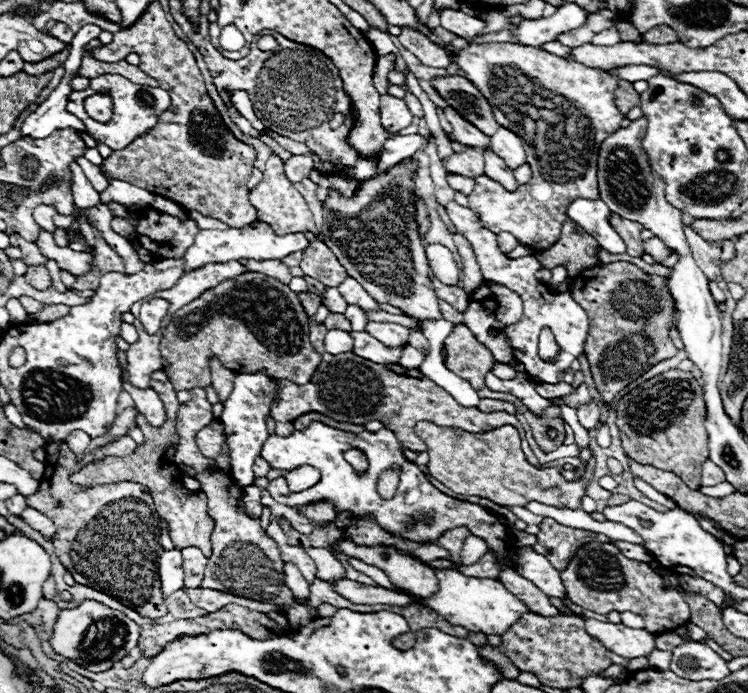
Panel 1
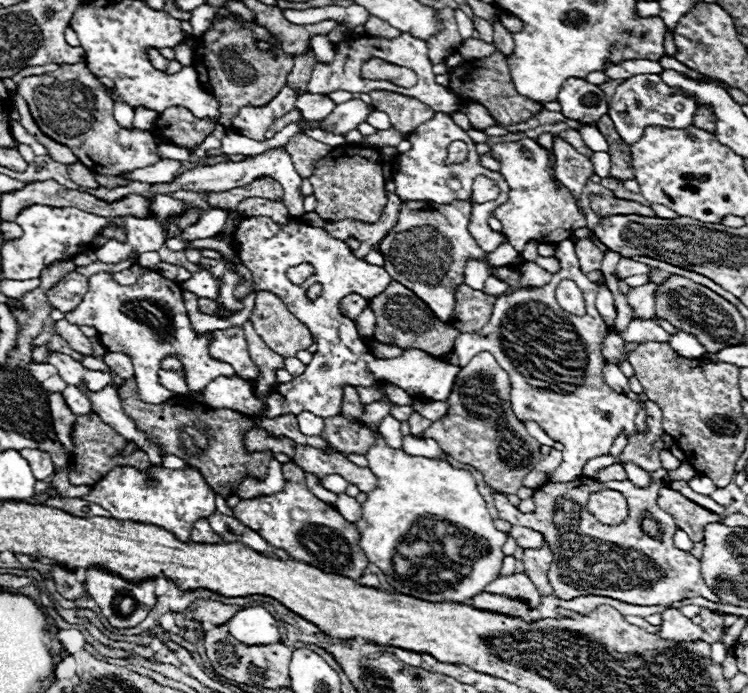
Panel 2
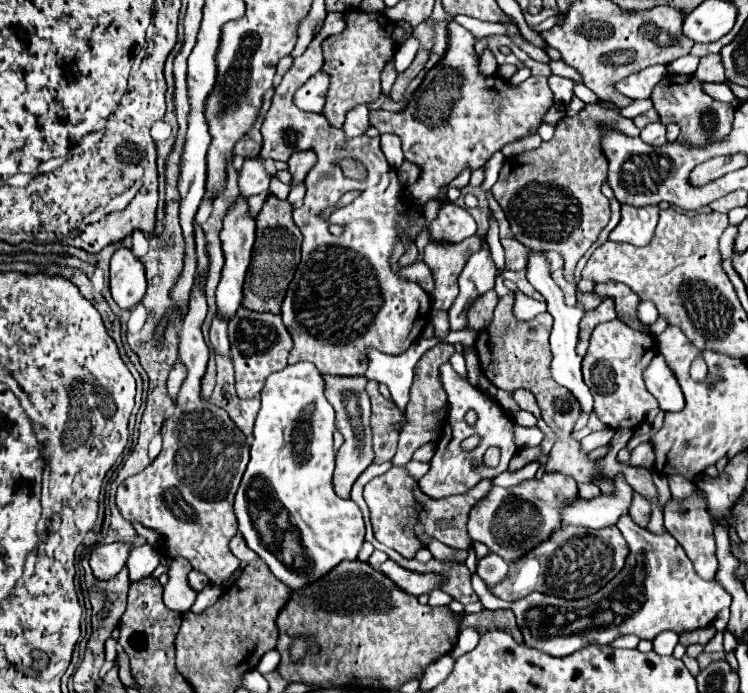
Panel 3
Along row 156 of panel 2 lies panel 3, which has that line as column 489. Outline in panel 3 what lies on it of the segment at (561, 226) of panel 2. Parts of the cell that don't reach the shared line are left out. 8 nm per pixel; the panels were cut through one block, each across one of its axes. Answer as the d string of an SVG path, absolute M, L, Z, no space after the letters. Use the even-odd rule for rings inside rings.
M544 474L540 480L532 478L514 488L494 486L490 494L478 502L468 520L468 534L472 540L478 540L490 548L492 554L498 554L506 562L514 562L530 548L536 548L542 540L548 540L552 532L560 526L560 512L570 502L576 500L576 480L564 474Z

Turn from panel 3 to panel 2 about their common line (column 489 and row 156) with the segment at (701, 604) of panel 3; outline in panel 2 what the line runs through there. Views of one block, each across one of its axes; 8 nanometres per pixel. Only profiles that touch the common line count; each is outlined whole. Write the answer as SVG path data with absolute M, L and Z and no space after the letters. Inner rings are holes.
M594 152L590 156L590 162L594 166L594 172L600 176L600 178L606 178L610 174L610 156L606 152Z

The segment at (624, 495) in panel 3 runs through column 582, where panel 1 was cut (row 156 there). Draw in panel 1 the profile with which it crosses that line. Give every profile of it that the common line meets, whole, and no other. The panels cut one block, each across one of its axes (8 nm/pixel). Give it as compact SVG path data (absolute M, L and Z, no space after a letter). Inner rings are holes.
M498 128L498 132L492 134L490 138L492 138L492 144L490 144L492 150L496 150L496 154L500 154L500 158L506 162L506 166L510 170L516 170L518 166L526 164L526 152L522 148L524 140L518 134Z

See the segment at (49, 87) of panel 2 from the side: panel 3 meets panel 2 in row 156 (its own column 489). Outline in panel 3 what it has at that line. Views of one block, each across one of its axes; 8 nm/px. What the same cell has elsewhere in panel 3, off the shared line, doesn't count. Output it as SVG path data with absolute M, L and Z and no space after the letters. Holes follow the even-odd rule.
M450 22L448 30L450 46L444 60L438 68L428 72L422 90L414 94L408 106L398 114L370 112L372 126L380 134L396 134L402 140L406 160L422 170L418 182L406 188L412 204L426 204L430 198L438 198L446 204L444 188L448 182L466 168L476 170L484 166L490 156L506 144L536 134L538 126L544 124L544 114L554 104L546 76L530 76L520 86L512 86L498 76L484 78L478 72L472 34L456 22Z

